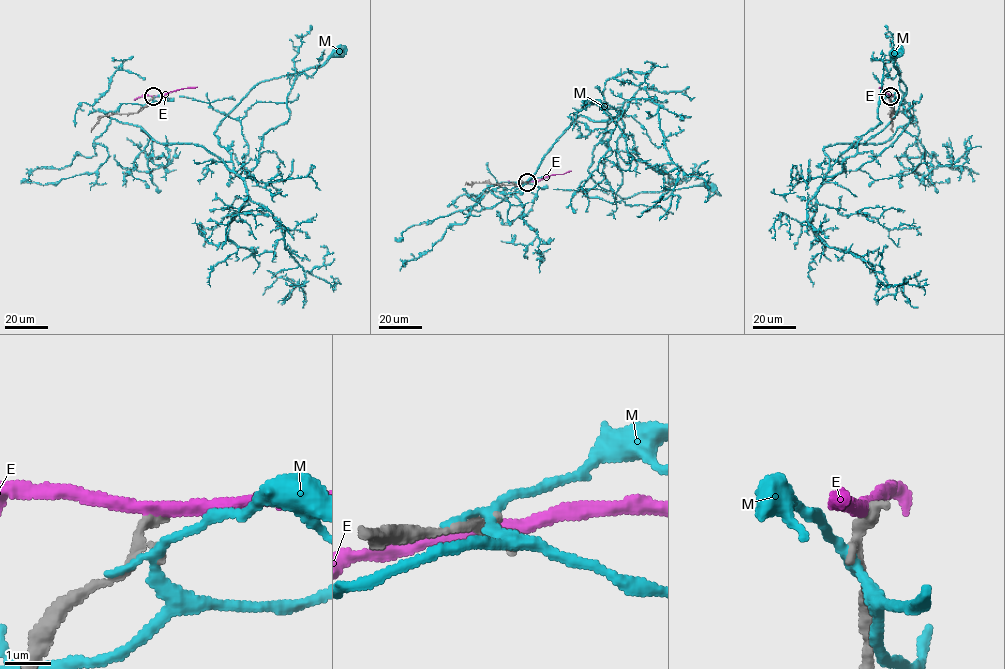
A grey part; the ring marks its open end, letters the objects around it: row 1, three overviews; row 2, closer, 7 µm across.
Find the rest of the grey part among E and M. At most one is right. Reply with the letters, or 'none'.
none

